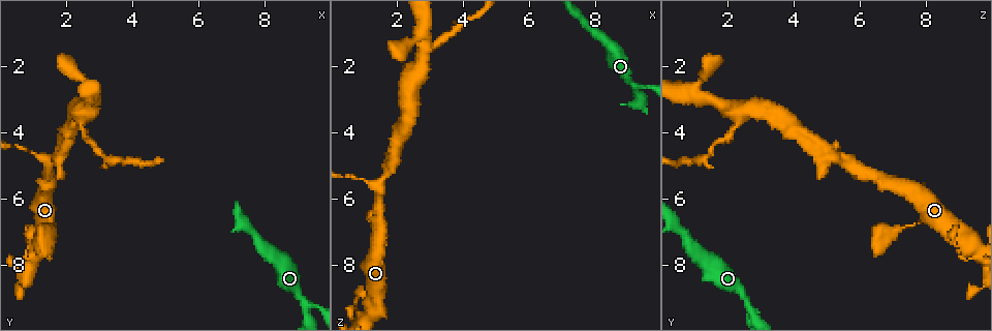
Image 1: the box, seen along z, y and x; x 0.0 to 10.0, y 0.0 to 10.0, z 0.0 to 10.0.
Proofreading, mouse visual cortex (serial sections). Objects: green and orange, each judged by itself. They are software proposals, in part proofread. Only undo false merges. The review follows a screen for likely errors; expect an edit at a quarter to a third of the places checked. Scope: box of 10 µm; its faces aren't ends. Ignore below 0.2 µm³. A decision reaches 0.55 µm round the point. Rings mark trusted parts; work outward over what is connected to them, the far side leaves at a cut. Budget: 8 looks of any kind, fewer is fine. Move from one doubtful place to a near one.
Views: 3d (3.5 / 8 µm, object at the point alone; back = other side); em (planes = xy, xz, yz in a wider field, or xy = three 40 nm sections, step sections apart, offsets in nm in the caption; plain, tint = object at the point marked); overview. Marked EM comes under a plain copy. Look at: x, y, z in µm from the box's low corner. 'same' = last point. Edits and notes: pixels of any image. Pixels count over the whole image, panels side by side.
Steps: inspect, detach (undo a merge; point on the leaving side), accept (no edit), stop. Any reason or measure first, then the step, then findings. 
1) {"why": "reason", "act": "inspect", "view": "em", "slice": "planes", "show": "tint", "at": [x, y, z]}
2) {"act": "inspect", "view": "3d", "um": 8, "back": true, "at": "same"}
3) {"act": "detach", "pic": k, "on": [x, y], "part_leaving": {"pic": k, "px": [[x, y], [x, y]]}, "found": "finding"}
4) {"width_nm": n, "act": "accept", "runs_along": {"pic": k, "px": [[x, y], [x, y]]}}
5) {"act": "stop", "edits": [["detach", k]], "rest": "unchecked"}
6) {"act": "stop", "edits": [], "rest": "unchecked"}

{"why": "calibre changes", "act": "inspect", "view": "3d", "um": 3.5, "at": [1.50, 4.85, 5.55]}

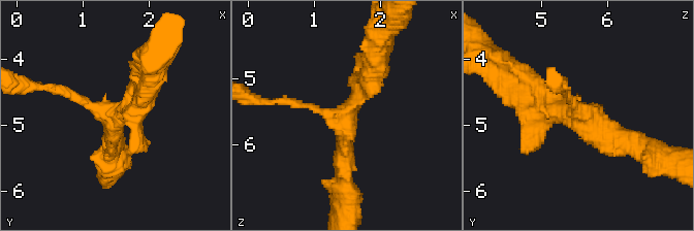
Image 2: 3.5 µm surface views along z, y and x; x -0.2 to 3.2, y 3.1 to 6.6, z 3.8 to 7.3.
{"arms": 3, "arm_widths_nm": [100, 300, 350], "why": "now the EM", "act": "inspect", "view": "em", "slice": "planes", "show": "tint", "at": [1.45, 4.90, 5.55]}

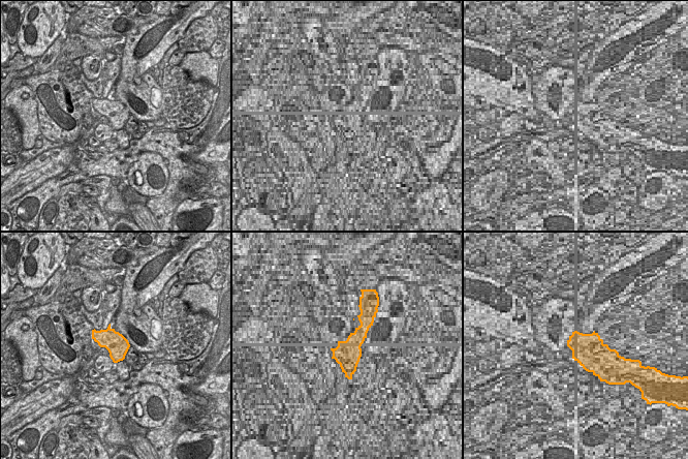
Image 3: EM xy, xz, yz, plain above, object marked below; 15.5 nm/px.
{"act": "accept", "found": "one cell here"}

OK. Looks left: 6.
{"why": "sudden change in width", "act": "inspect", "view": "3d", "um": 3.5, "back": true, "at": [2.50, 3.80, 2.25]}

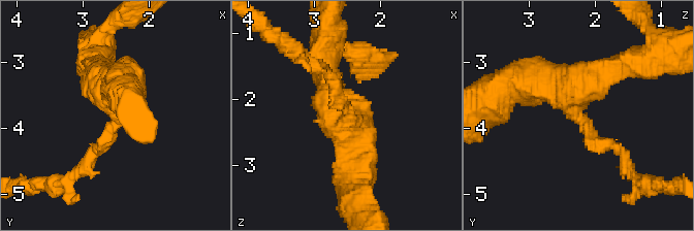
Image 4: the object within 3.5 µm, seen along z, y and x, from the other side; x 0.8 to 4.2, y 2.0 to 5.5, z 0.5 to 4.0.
{"act": "detach", "pic": 4, "on": [617, 146], "part_leaving": {"pic": 4, "px": [[586, 126], [645, 183]]}, "found": "two cells meet here"}

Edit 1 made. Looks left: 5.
{"act": "inspect", "view": "overview"}

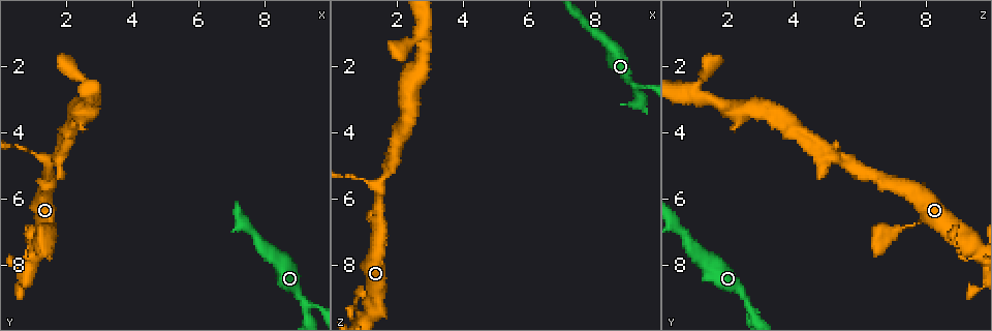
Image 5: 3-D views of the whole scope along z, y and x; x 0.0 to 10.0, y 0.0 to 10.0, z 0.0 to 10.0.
{"why": "narrows sharply", "act": "inspect", "view": "3d", "um": 8, "at": [9.25, 9.20, 2.65]}

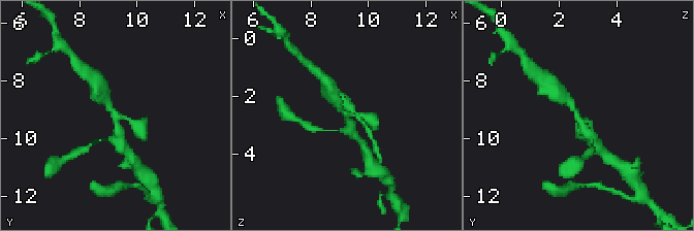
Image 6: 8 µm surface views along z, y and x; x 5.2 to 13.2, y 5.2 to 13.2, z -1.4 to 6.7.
{"act": "inspect", "view": "em", "slice": "xy", "step": 2, "show": "tint", "at": "same"}

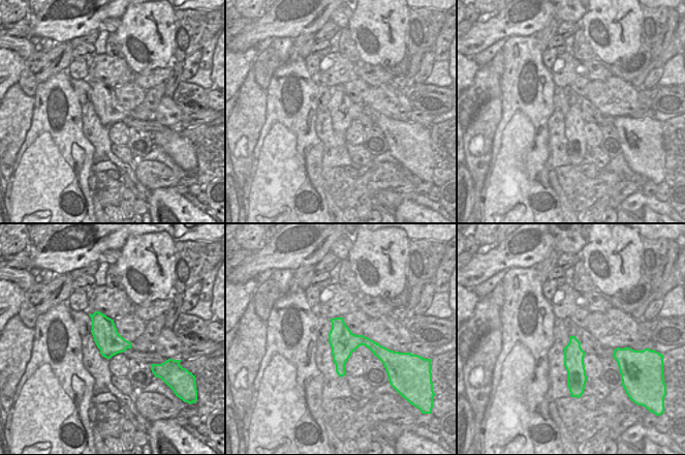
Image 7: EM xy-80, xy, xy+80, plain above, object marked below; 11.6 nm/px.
{"arm_widths_nm": [250, 350, 350], "act": "accept", "runs_along": {"pic": 6, "px": [[560, 93], [593, 137]]}, "found": "all the same cell"}

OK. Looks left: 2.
{"act": "stop", "edits": [["detach", 4]], "rest": "unchecked"}

